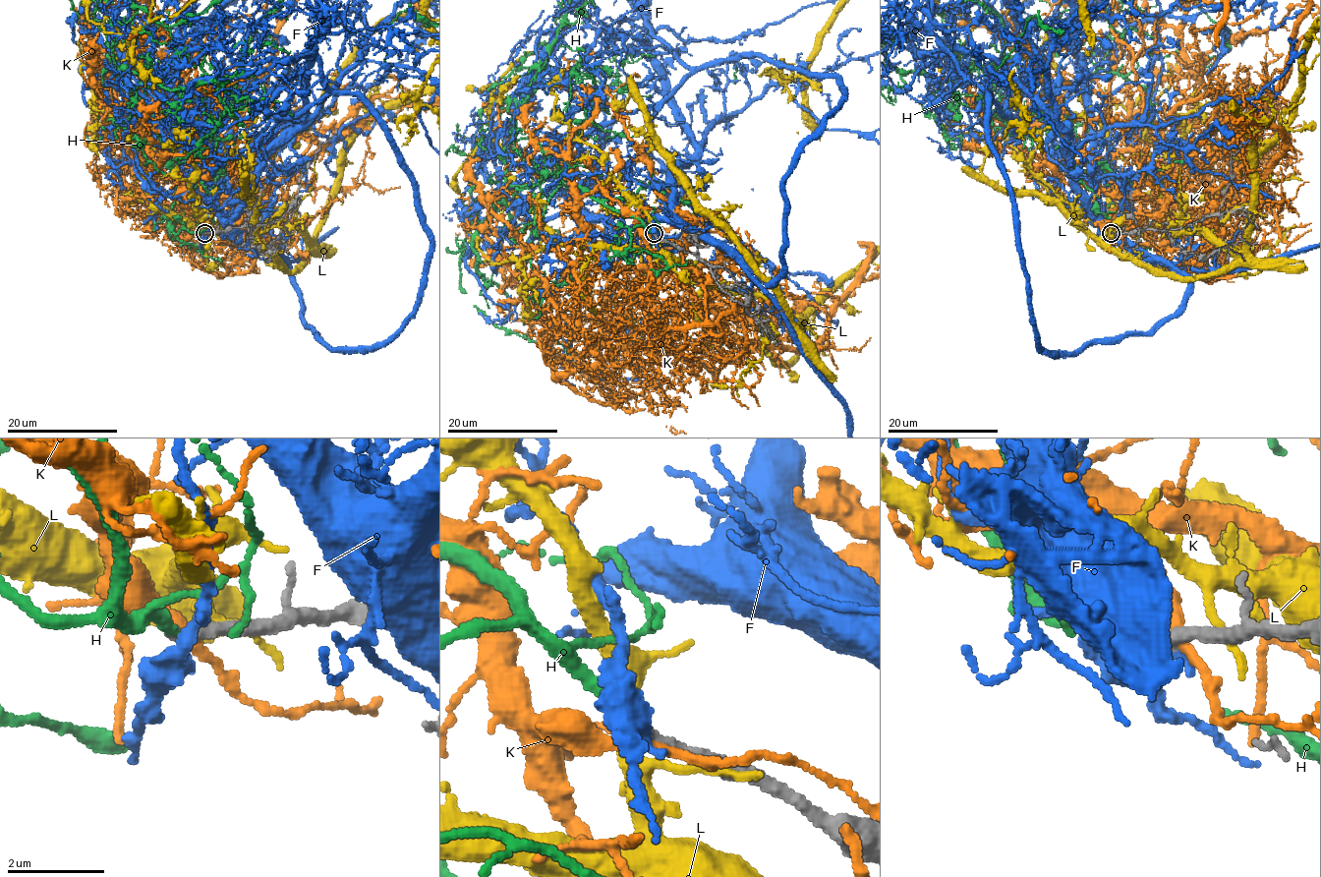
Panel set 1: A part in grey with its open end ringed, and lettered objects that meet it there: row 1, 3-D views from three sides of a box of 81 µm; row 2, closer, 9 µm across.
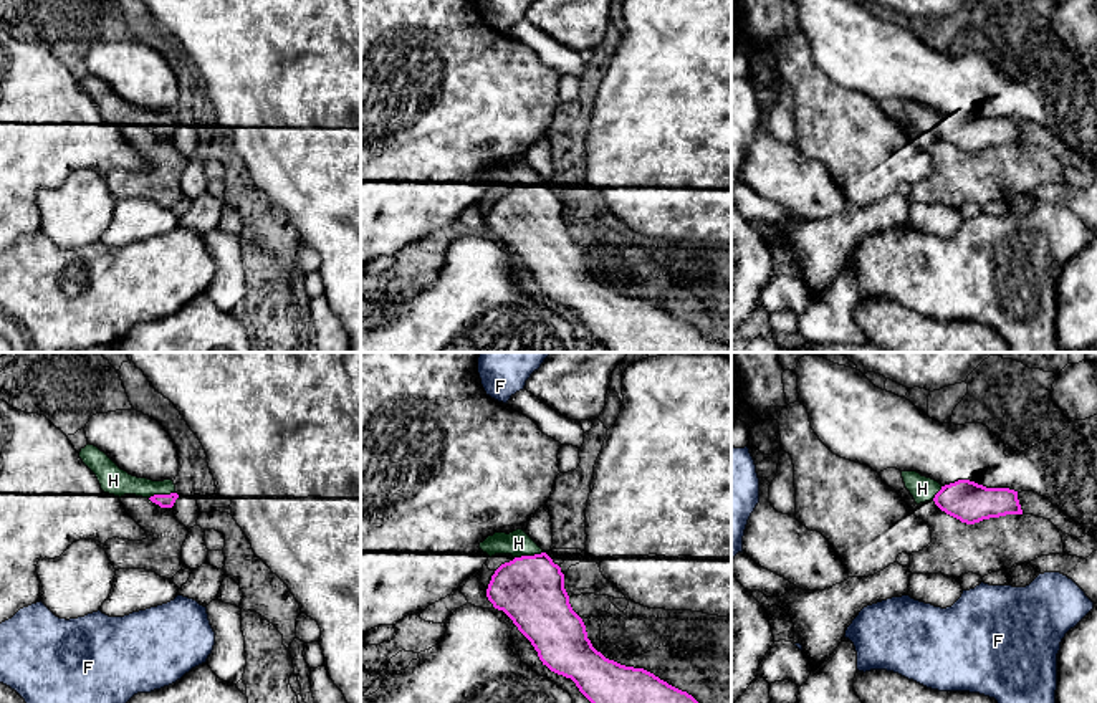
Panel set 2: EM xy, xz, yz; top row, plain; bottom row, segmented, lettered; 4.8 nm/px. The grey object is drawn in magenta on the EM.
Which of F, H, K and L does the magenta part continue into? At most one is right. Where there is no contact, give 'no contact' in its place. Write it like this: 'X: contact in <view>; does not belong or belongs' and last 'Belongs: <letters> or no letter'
F: no contact; does not belong
H: contact in xz; belongs
K: no contact; does not belong
L: no contact; does not belong
Belongs: H

